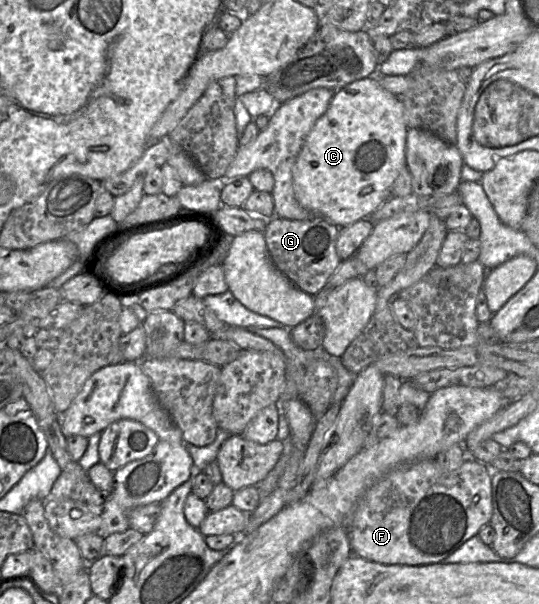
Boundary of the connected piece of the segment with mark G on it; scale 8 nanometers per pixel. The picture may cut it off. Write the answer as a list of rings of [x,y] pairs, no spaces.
[[[272,217],[268,220],[264,237],[272,263],[297,288],[315,296],[341,264],[336,251],[339,227],[324,218],[291,220]]]

